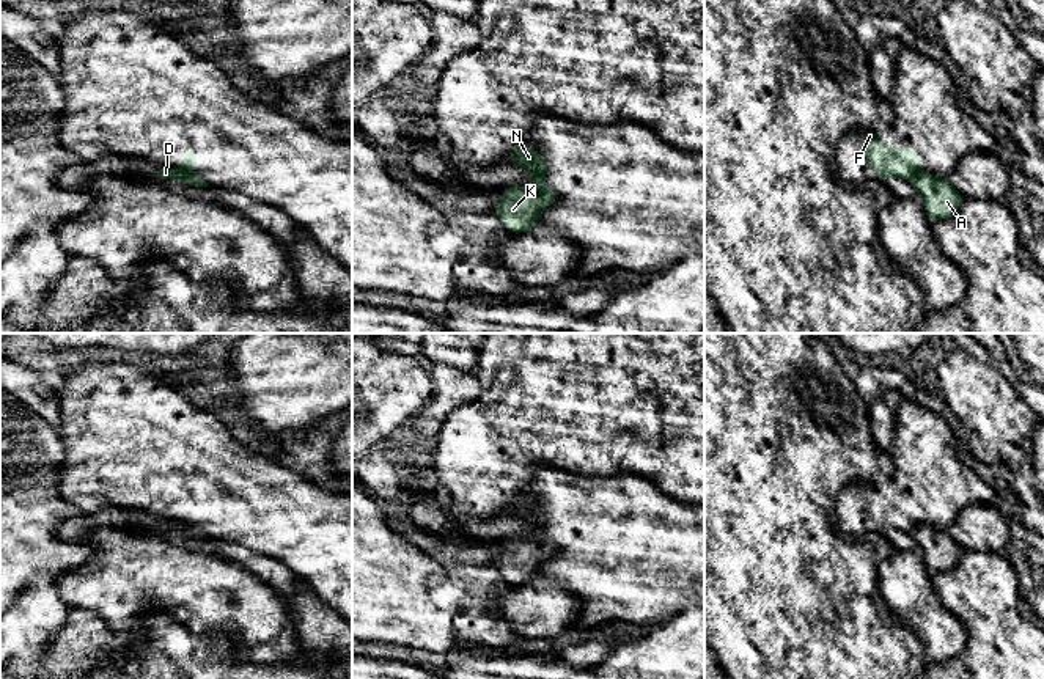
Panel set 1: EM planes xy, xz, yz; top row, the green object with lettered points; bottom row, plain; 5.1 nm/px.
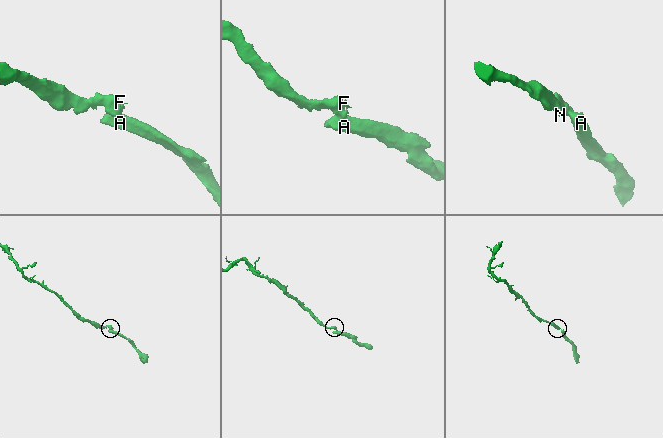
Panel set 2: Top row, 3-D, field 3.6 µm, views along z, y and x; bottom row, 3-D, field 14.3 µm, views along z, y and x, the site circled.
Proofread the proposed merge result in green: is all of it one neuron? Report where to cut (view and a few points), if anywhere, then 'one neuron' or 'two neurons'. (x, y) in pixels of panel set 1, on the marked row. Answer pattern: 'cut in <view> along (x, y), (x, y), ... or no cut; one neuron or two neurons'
no cut; one neuron

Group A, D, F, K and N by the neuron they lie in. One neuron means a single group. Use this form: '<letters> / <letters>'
A D F K N

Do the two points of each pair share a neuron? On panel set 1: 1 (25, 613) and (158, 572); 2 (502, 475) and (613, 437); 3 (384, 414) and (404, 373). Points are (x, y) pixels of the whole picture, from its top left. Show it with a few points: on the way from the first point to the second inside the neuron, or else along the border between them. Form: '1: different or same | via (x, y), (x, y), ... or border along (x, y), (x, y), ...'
1: different | border along (54, 582), (58, 596), (68, 609)
2: same | via (530, 447), (540, 437), (585, 437)
3: same | via (384, 404), (384, 396), (398, 382)

